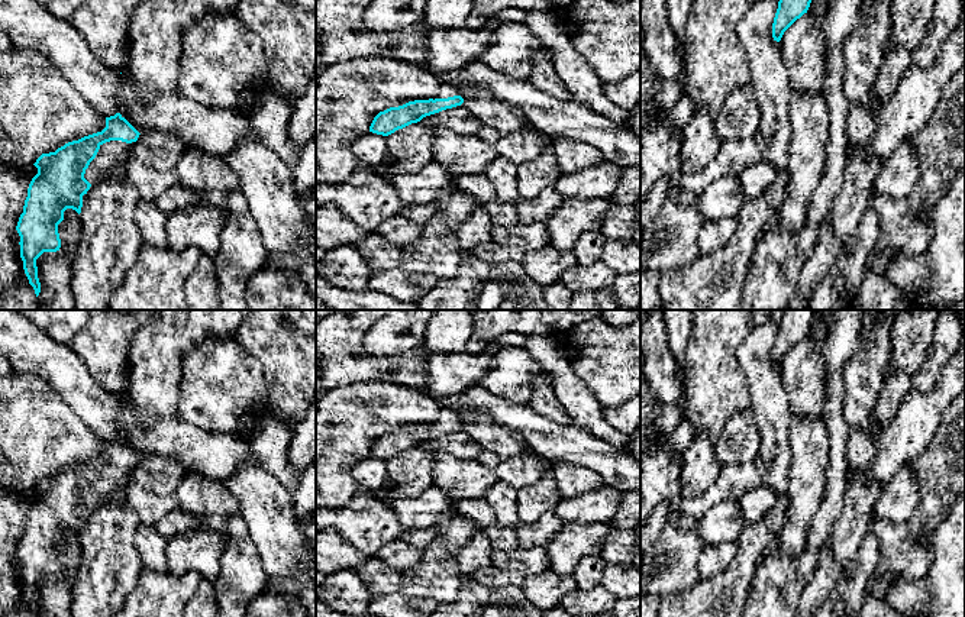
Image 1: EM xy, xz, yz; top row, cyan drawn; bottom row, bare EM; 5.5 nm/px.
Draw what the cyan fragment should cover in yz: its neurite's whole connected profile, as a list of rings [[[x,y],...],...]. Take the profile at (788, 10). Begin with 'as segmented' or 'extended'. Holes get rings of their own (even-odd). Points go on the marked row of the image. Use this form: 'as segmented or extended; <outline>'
as segmented; [[[780,0],[772,23],[772,38],[780,42],[784,32],[804,13],[807,13],[811,0]]]

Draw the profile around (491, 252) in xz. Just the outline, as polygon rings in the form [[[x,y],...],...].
[[[488,242],[485,245],[478,245],[472,251],[472,256],[487,261],[490,264],[504,264],[504,262],[522,262],[525,252],[520,249],[506,249],[501,245]]]

